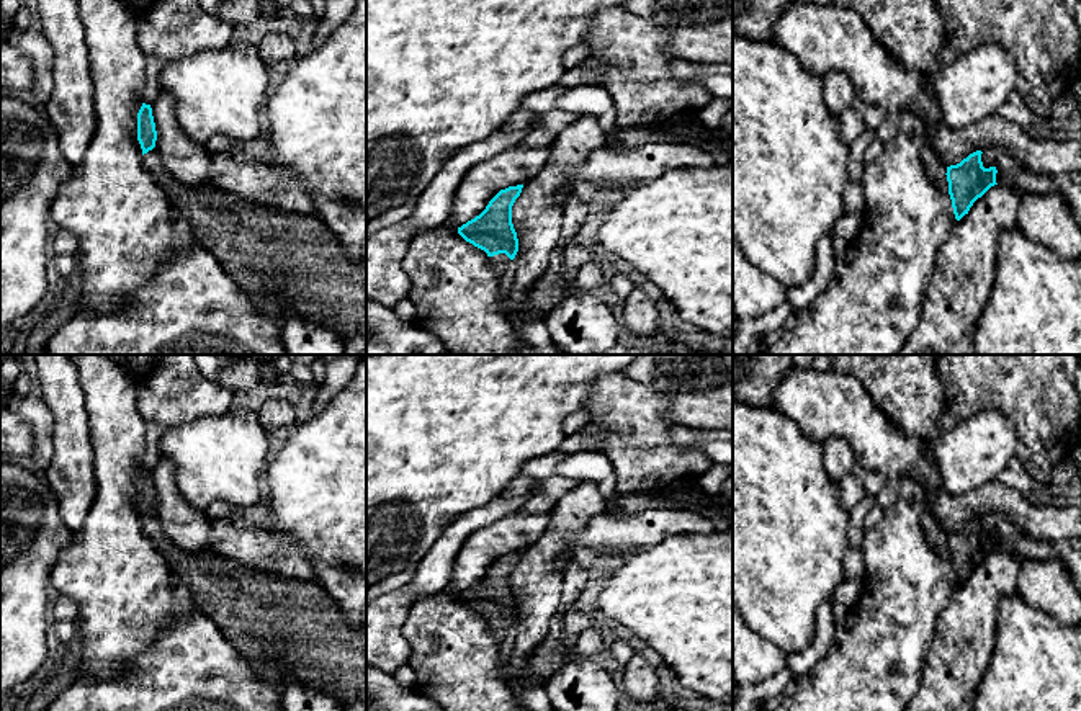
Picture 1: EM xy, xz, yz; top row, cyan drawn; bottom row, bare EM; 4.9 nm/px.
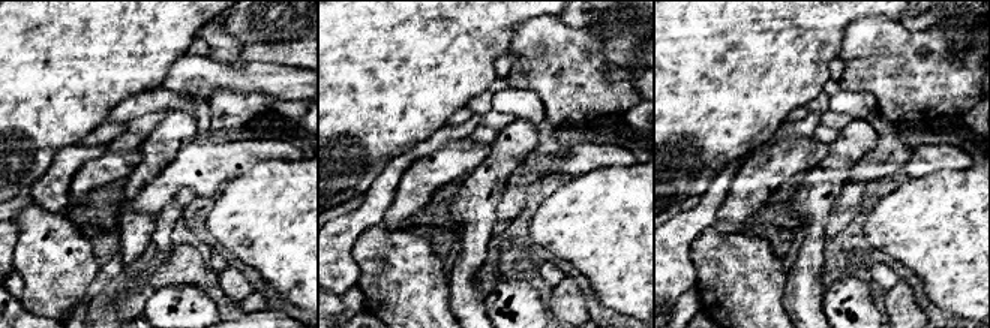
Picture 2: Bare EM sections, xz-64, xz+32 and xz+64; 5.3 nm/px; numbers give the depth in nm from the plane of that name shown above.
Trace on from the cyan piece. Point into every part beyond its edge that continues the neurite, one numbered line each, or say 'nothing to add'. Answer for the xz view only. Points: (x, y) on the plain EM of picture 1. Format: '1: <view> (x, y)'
nothing to add

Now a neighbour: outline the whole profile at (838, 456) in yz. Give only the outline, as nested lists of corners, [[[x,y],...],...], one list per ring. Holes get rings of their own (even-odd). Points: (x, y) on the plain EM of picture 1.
[[[831,436],[823,441],[823,463],[826,474],[834,482],[841,482],[852,472],[857,464],[857,458],[849,441],[841,436]]]

